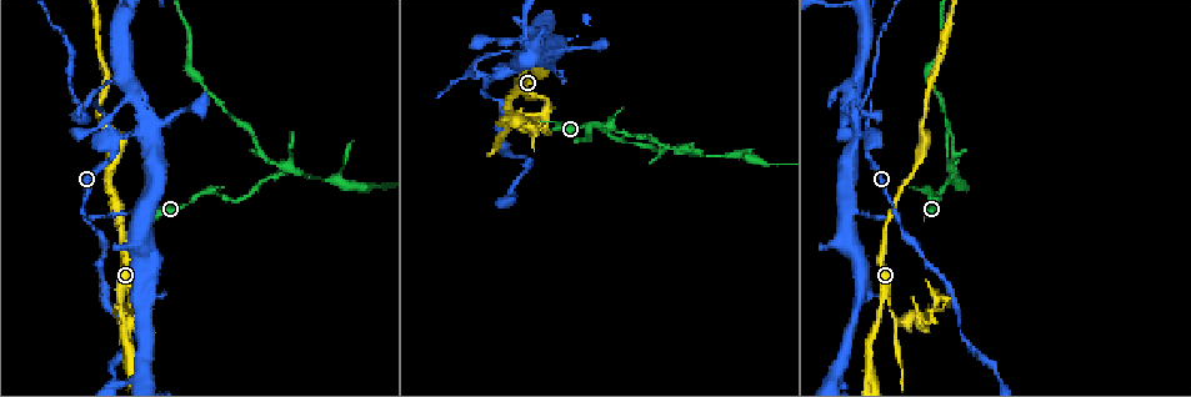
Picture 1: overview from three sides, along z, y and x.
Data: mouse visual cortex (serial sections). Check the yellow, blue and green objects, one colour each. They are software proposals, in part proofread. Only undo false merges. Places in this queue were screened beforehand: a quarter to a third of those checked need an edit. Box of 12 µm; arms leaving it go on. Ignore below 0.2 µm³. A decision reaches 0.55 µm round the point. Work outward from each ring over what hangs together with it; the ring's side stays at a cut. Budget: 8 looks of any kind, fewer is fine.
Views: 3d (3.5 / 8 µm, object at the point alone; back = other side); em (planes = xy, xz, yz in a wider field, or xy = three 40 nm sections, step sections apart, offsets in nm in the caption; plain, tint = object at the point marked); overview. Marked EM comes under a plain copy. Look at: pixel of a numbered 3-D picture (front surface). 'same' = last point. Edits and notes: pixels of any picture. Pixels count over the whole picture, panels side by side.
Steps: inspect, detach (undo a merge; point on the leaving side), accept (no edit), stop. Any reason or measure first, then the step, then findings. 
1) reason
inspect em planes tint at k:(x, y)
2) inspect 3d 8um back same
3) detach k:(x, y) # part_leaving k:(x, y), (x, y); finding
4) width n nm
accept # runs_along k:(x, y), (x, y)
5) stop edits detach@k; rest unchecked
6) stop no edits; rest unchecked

a fork
inspect 3d 3.5um at 1:(690, 151)

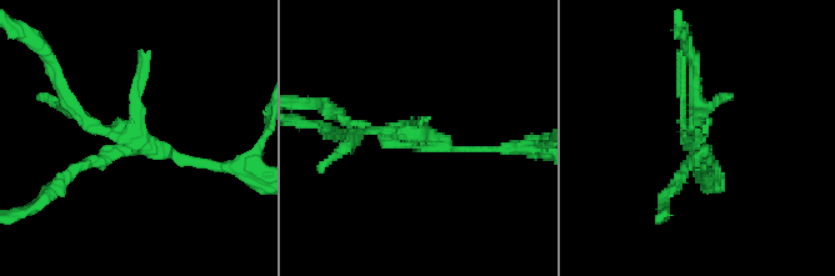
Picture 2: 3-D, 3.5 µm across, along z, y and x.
now the EM
inspect em xy step 2 tint at 2:(413, 142)

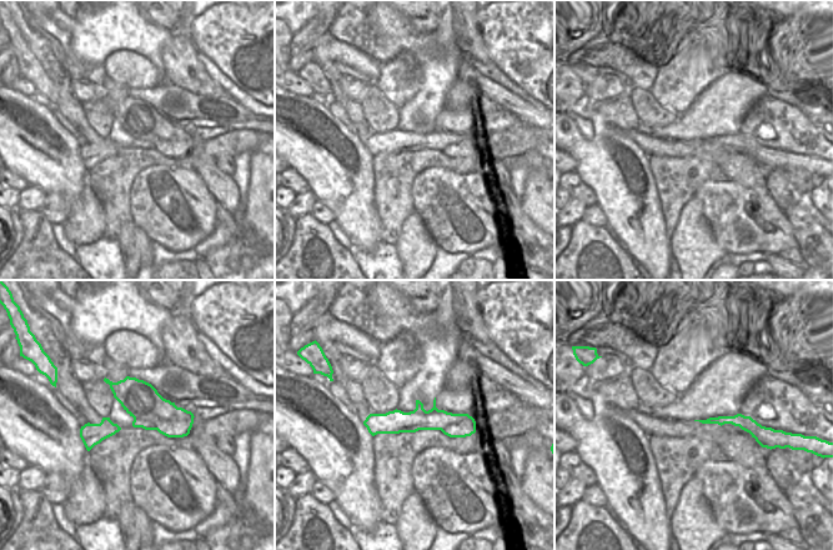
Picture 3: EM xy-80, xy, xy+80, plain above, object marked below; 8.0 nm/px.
inspect em xy step 1 tint same

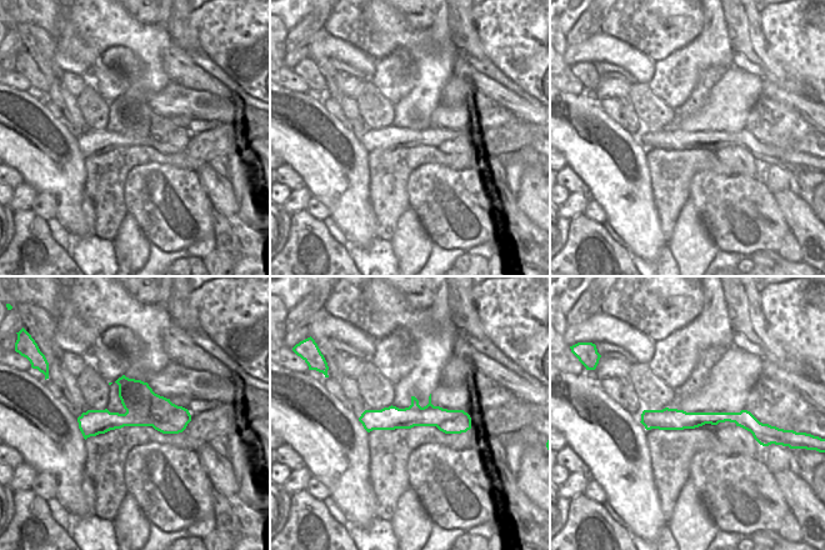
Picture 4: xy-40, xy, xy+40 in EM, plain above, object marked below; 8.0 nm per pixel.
detach 2:(134, 106) # part_leaving 2:(134, 145), (91, 130), (53, 73); a second cell is stuck on

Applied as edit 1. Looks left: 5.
two arms in line, one across
inspect 3d 3.5um at 1:(895, 315)

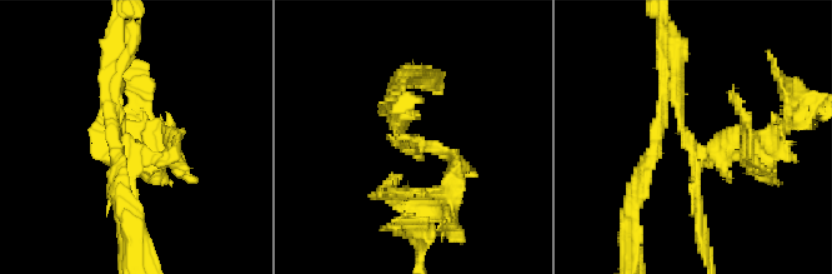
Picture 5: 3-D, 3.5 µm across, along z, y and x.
arms 3; arm_widths 150, 150, 200 nm; need the tissue
inspect em xy step 2 tint at 5:(689, 138)

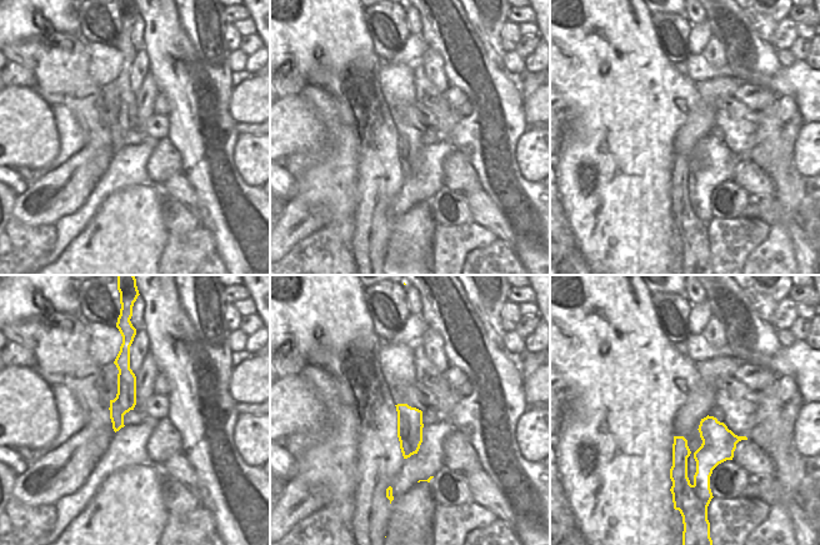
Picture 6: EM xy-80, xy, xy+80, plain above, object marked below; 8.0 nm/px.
width 200 nm
detach 5:(140, 144) # part_leaving 5:(680, 110), (702, 157), (737, 142); a second cell is stuck on

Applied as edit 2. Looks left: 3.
inspect 3d 3.5um at 1:(492, 99)

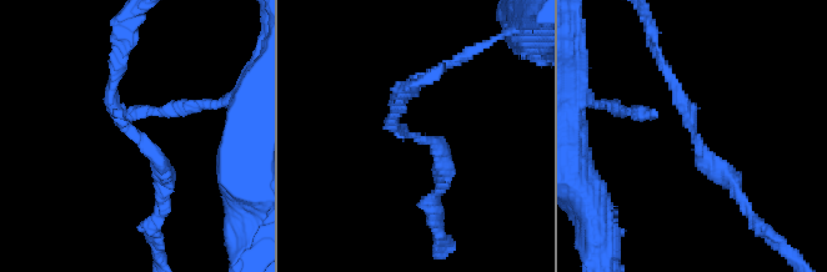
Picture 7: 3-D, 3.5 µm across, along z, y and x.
arm_widths 150, 250 nm; need the tissue
inspect em xy step 3 tint at 7:(417, 136)

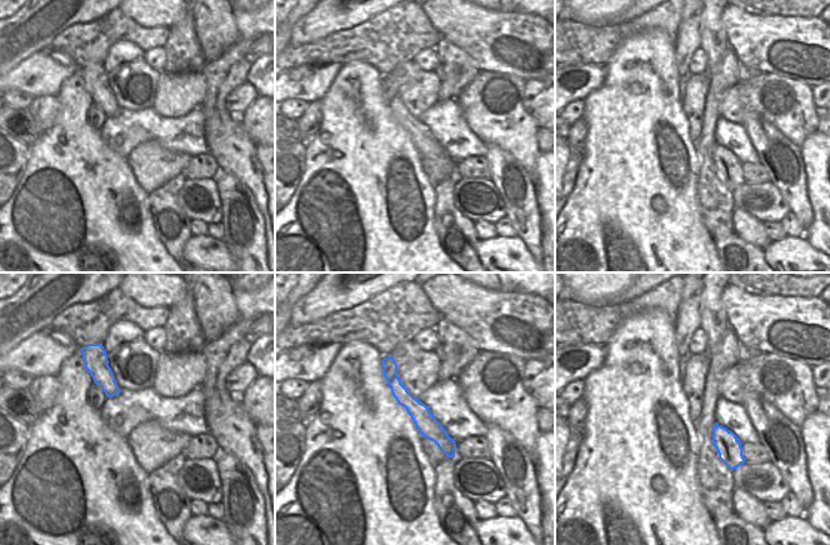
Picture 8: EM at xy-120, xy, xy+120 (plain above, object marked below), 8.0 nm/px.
inspect em planes tint same

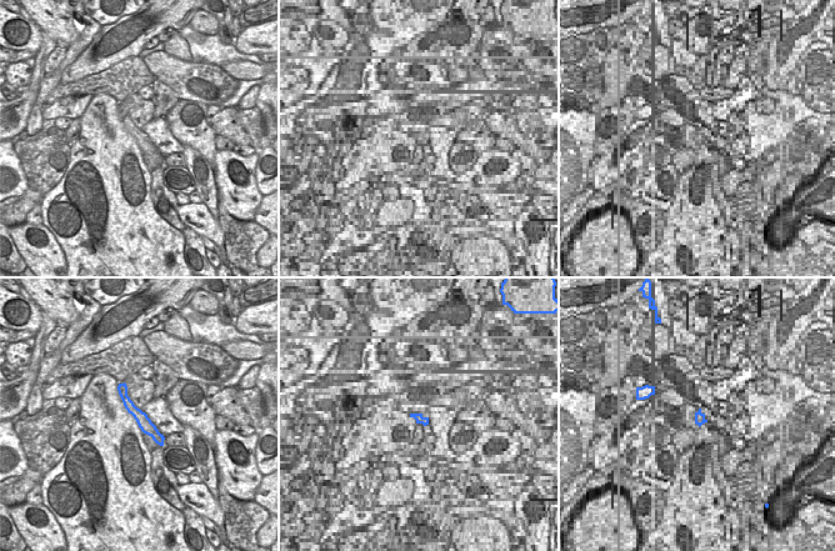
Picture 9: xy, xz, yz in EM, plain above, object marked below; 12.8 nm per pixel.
accept # continuous, no second cell

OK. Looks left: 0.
stop edits detach@2, detach@5; rest unchecked

